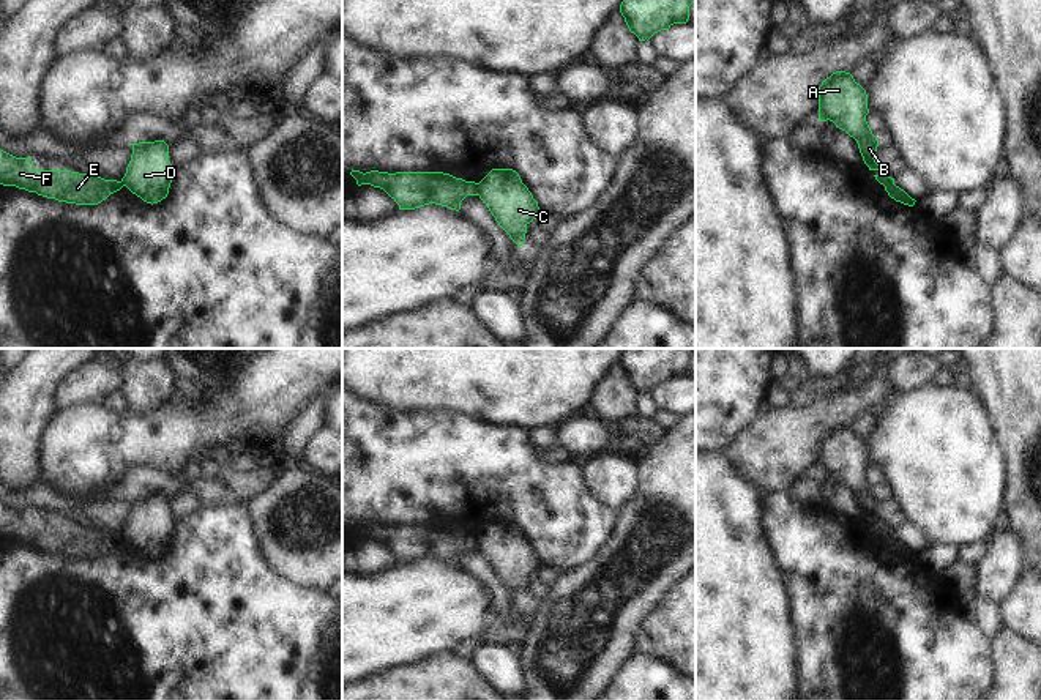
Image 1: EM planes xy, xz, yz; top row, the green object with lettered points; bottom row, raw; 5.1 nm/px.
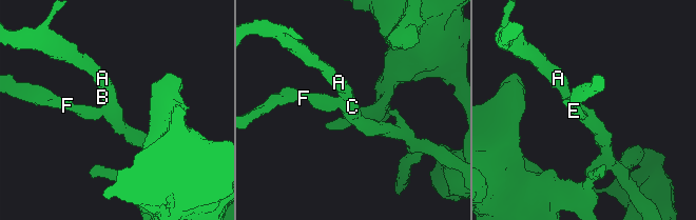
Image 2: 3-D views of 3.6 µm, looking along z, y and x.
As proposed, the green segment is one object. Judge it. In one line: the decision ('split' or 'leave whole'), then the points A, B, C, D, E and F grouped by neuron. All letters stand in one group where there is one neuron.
split; A B C D / E F

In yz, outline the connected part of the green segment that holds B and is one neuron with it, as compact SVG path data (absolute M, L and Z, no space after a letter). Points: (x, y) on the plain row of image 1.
M836 424L819 440L819 473L830 473L853 490L869 523L882 525L874 512L879 493L866 475L868 467L866 443L850 426Z

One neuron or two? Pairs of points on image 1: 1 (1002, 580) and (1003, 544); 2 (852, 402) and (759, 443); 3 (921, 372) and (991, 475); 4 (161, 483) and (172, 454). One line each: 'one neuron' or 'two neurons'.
1: one neuron
2: one neuron
3: two neurons
4: two neurons

